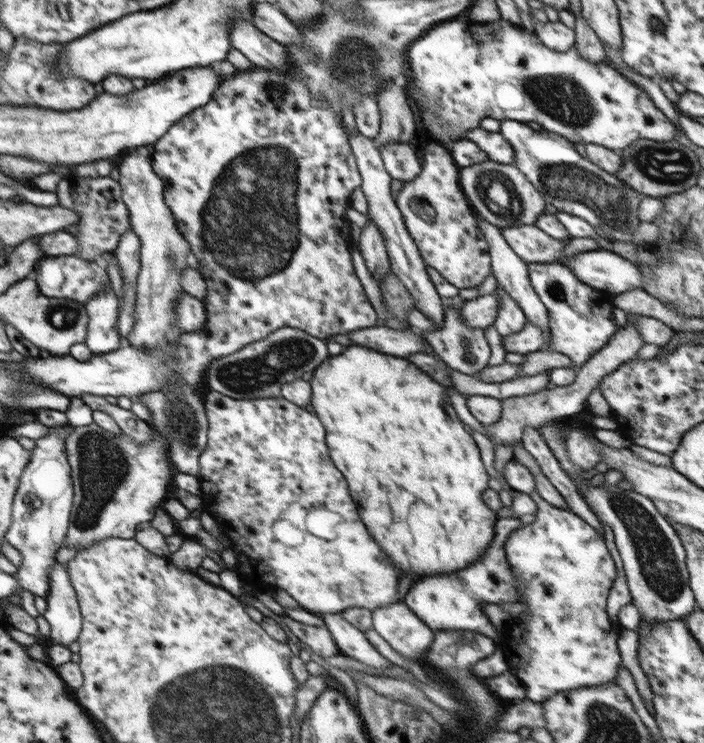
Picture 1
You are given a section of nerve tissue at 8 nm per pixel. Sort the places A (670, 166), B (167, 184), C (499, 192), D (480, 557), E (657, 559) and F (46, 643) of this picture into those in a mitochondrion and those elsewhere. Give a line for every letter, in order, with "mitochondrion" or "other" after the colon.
A: mitochondrion
B: other
C: mitochondrion
D: other
E: mitochondrion
F: other

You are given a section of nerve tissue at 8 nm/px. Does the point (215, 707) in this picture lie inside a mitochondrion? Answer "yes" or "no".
yes

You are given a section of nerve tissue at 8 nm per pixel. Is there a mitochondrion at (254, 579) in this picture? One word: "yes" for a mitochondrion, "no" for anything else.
no

